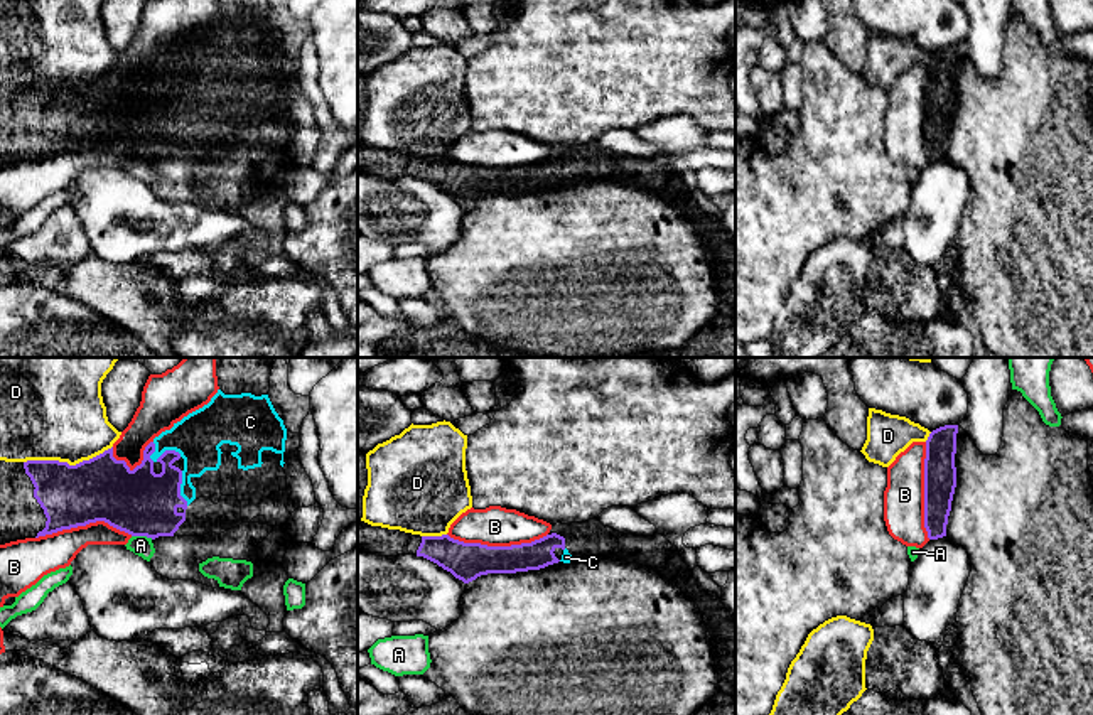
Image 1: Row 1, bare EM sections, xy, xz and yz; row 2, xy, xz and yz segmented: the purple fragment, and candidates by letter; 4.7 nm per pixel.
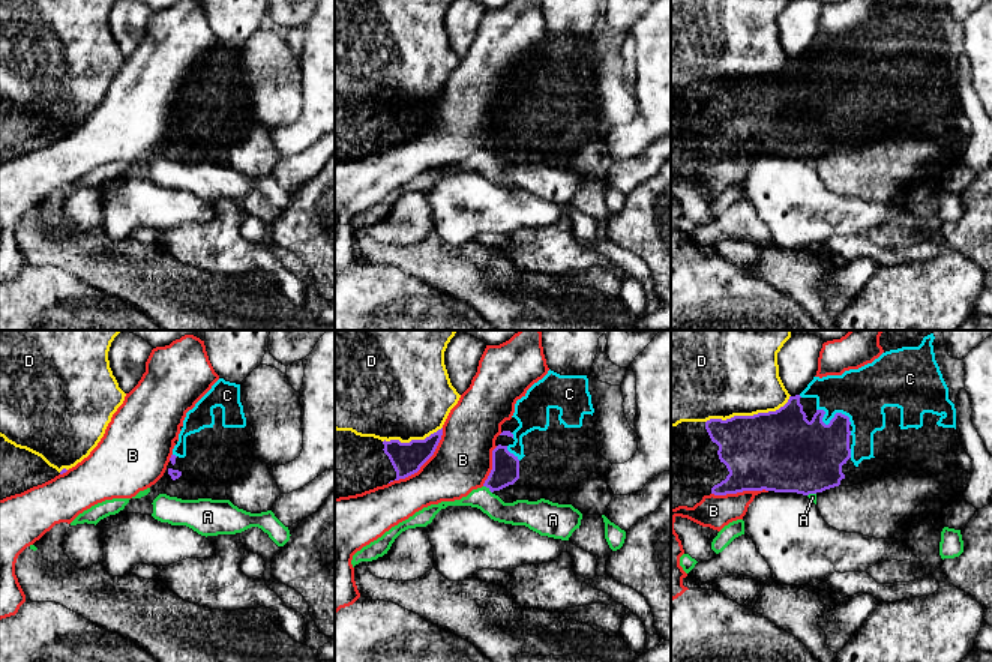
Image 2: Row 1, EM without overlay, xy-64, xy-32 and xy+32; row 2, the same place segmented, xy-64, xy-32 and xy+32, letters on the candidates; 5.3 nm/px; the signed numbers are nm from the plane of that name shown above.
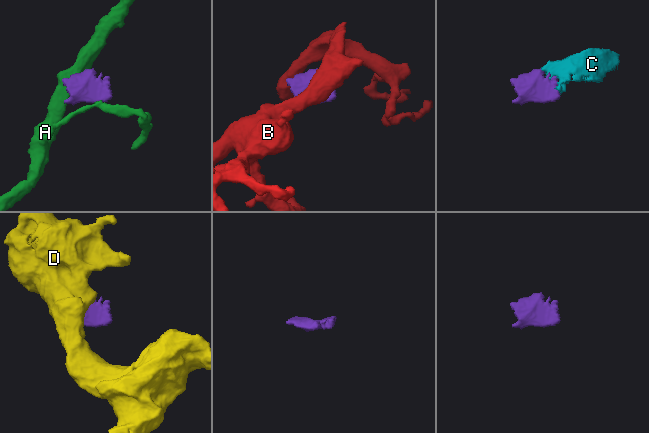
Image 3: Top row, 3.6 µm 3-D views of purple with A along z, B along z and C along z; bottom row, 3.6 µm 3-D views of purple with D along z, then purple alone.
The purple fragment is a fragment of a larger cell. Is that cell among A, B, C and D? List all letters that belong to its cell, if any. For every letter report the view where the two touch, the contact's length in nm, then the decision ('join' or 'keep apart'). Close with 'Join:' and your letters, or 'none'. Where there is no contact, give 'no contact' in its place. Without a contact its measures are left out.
A: xy | 110 nm | keep apart
B: xz | 480 nm | keep apart
C: xy | 160 nm | join
D: xy | 440 nm | keep apart
Join: C

